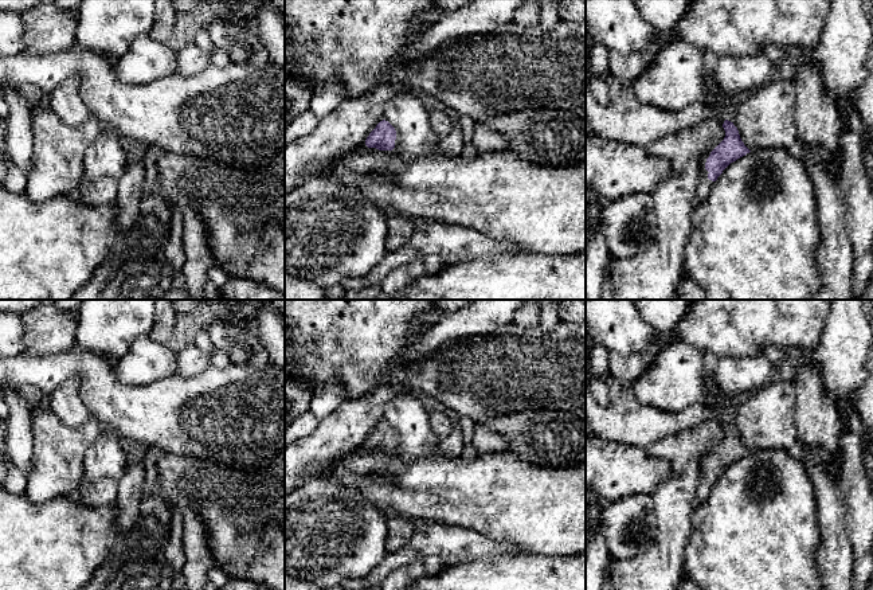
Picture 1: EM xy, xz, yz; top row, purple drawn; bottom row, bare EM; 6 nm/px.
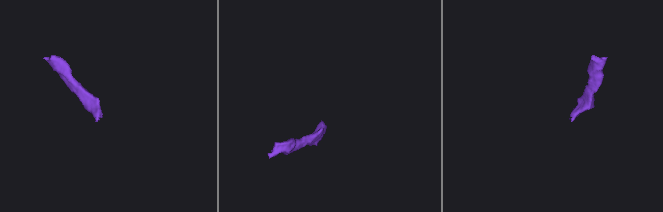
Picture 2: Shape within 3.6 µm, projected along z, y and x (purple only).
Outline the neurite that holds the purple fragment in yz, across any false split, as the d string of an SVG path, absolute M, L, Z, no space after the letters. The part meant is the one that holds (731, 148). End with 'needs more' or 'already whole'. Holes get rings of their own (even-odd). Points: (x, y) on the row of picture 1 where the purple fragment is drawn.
M725 120L723 128L725 130L724 140L705 157L702 163L694 199L696 204L700 204L706 199L710 187L731 163L751 152L741 141L739 130L733 122Z; needs more

